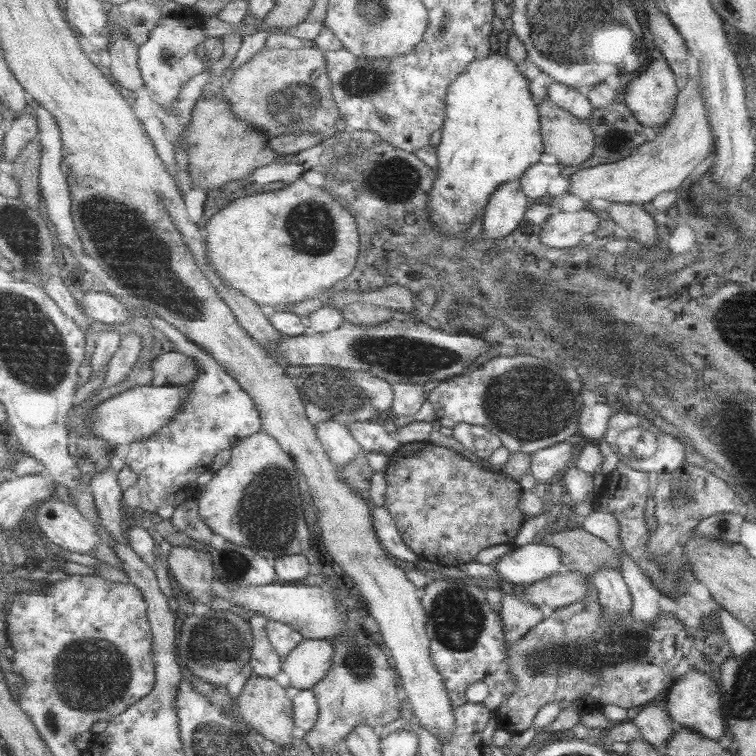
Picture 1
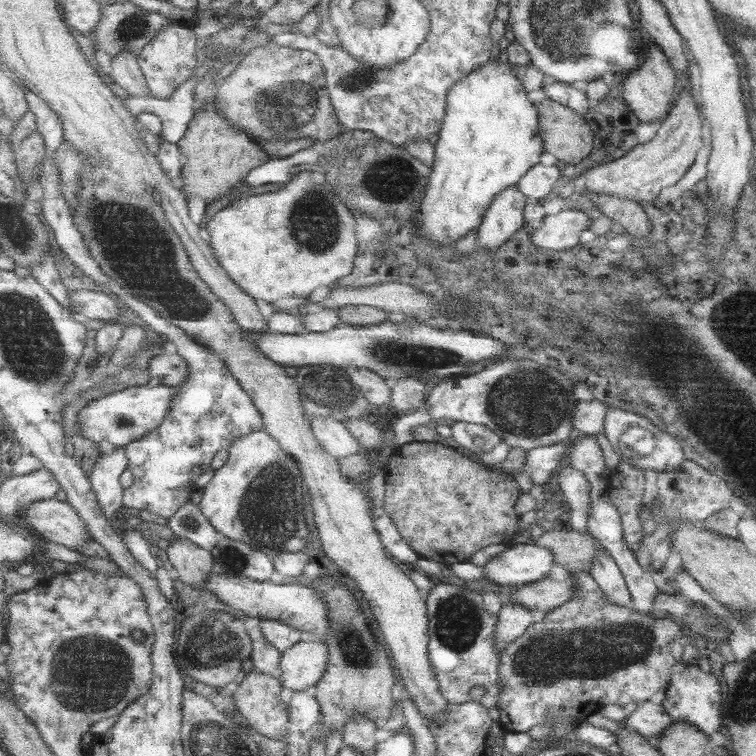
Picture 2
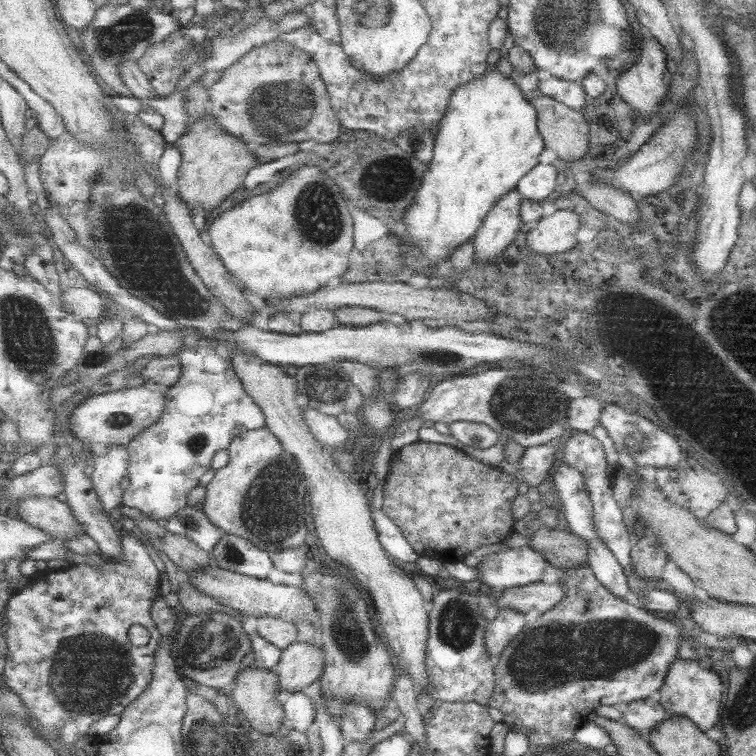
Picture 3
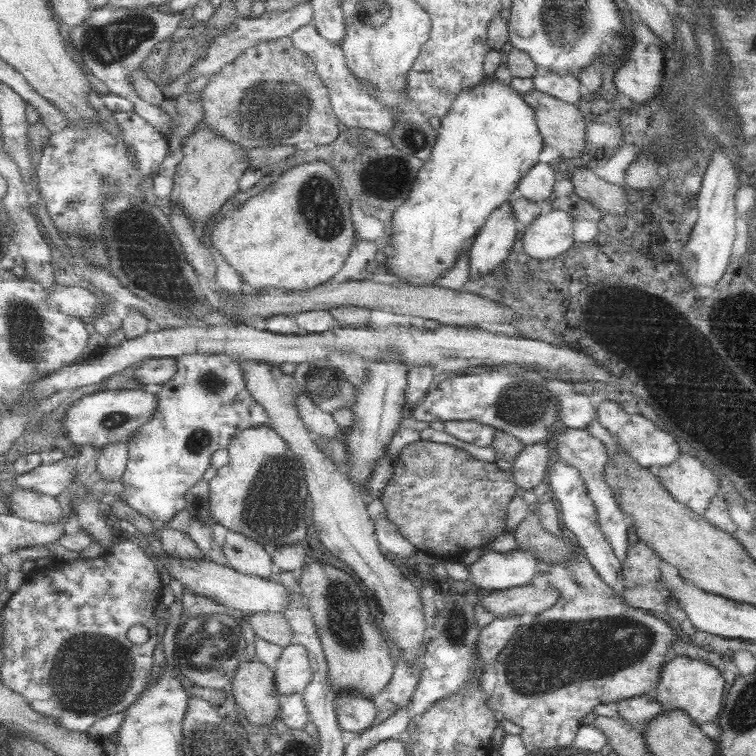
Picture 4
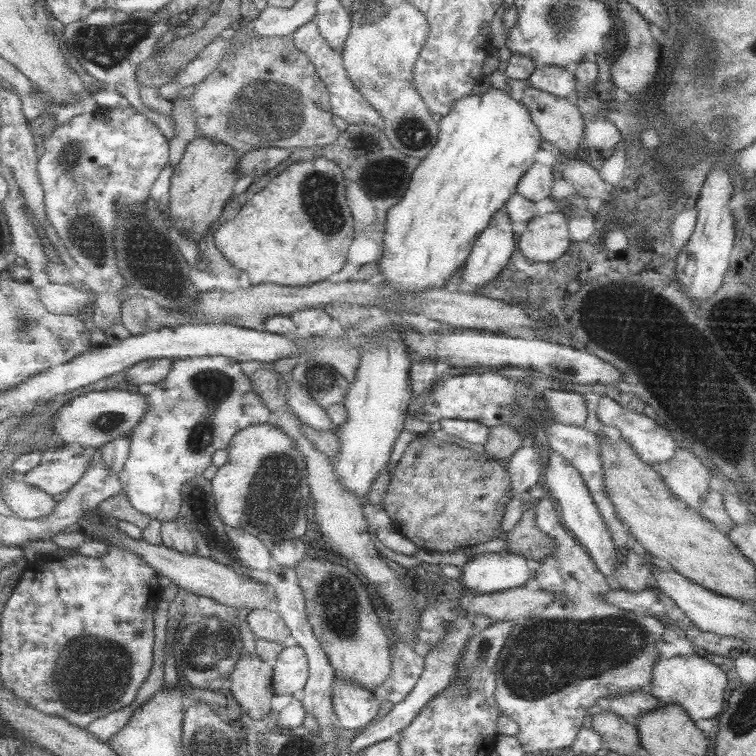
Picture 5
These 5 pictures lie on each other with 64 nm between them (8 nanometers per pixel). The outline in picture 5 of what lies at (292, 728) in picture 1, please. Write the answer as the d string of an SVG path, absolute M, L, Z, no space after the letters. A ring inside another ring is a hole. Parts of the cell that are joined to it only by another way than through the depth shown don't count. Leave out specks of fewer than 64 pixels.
M243 654L229 678L229 690L247 714L255 720L263 720L271 712L273 696L277 696L275 666L257 654Z

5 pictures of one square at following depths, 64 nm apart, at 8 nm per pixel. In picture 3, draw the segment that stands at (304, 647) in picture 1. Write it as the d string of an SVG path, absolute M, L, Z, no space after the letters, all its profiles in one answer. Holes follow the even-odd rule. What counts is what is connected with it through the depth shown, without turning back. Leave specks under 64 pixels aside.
M297 642L283 650L283 658L275 672L281 678L281 690L291 694L301 692L313 682L321 680L325 672L325 652L309 642Z

